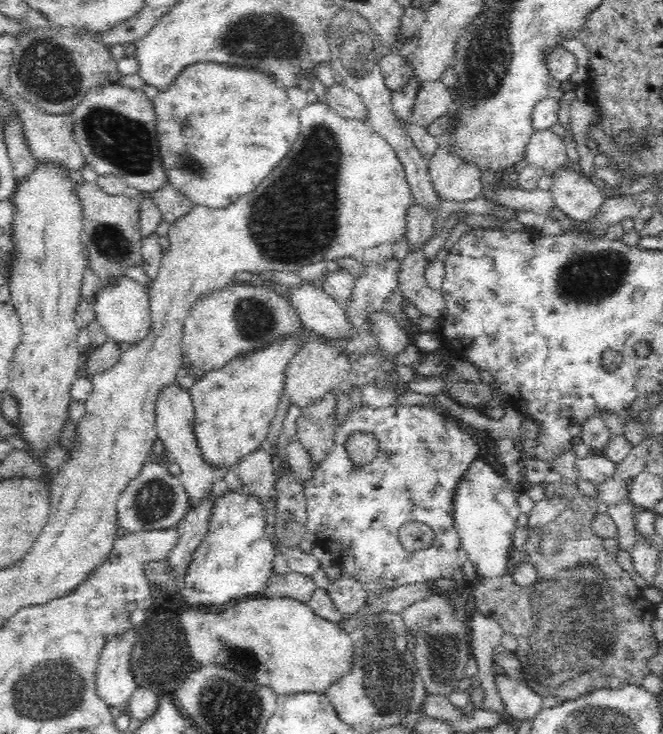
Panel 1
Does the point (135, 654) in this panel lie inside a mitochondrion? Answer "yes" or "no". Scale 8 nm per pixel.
yes

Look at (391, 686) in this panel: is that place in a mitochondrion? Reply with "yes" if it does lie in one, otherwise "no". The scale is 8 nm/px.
yes

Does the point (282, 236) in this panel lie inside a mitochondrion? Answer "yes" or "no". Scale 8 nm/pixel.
yes

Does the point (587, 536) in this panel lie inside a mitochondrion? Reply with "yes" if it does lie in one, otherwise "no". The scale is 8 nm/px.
no

